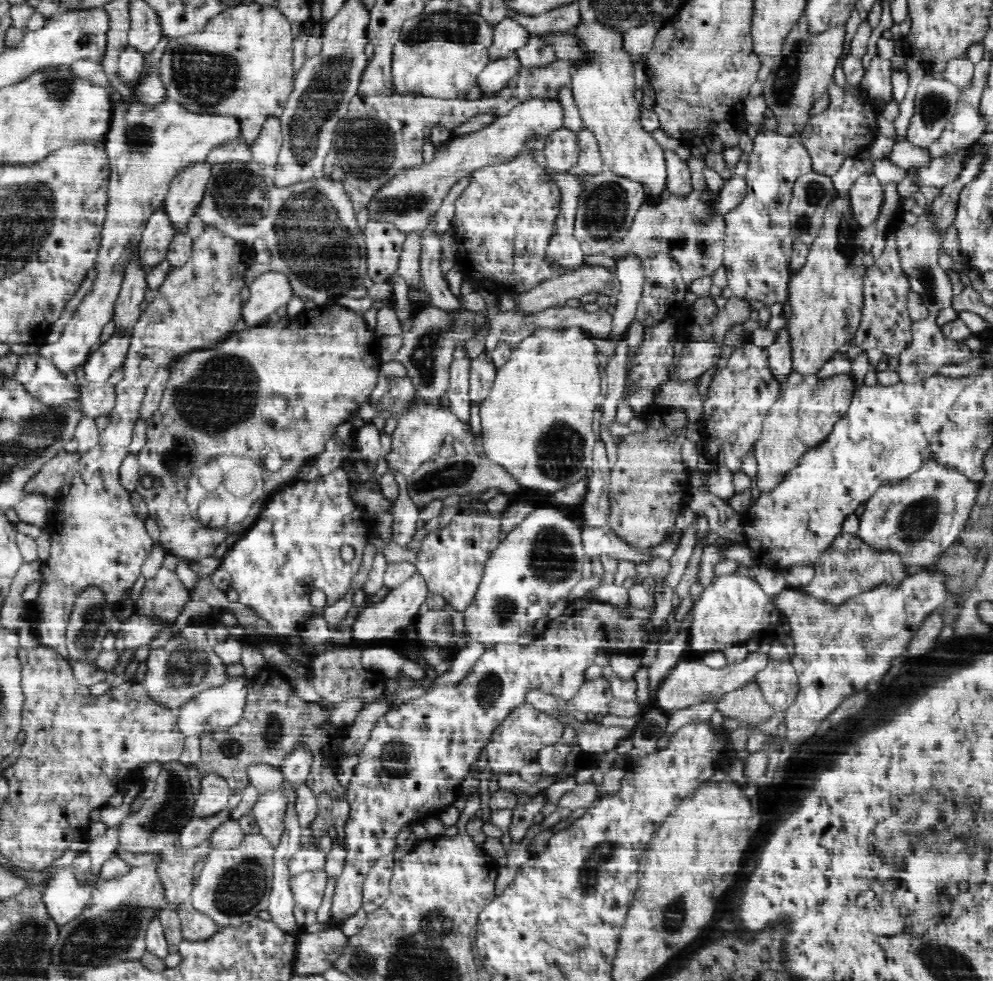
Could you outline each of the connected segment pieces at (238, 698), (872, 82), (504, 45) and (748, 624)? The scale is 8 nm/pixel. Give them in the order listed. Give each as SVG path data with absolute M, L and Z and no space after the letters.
M246 678L203 689L177 709L177 722L184 734L210 727L226 728L240 723L247 704Z
M876 49L876 54L870 58L870 66L861 84L871 98L883 97L890 101L890 59L882 58L882 52Z
M510 11L511 13L493 31L493 39L489 46L490 60L507 57L512 51L524 49L529 44L532 35L530 30L518 17L512 15L518 12Z
M738 571L722 574L705 586L701 598L693 606L690 618L688 637L695 656L708 651L721 651L726 646L745 644L754 632L763 633L770 624L780 622L774 600L764 594L754 577Z

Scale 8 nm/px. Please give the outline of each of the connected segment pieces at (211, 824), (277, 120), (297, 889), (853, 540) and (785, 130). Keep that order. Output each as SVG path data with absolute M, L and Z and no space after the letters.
M226 807L213 815L198 816L195 814L182 828L179 840L182 841L184 847L198 845L202 840L206 840L208 835L220 824L234 821L234 812L236 809Z
M270 114L266 120L257 144L252 147L255 162L268 170L276 164L278 153L283 144L282 119L277 114Z
M326 872L291 873L288 877L295 905L302 910L318 910L326 888Z
M840 532L810 564L813 568L812 580L797 588L804 597L818 600L832 609L844 607L851 600L872 593L881 587L900 586L912 575L912 563L906 561L904 553L892 547L876 547L868 543L860 533Z
M808 11L802 13L786 35L780 52L773 56L773 65L762 93L768 107L780 123L780 134L790 136L795 129L802 129L808 122L808 112L814 102L822 96L825 86L834 76L836 60L842 55L846 38L848 38L847 21L828 25L821 31L812 31Z

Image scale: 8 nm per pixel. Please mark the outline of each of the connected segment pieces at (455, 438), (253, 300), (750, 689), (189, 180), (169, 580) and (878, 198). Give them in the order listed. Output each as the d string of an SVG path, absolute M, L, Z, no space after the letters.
M418 405L412 410L408 410L398 417L396 428L391 435L392 452L387 454L389 468L395 472L410 476L422 462L428 461L430 454L440 452L446 440L450 442L460 442L468 446L470 450L474 446L482 446L484 443L484 433L474 430L470 419L460 419L460 416L450 408L450 406L440 405Z
M266 270L249 286L250 297L242 308L246 326L266 324L268 316L278 307L284 308L296 295L290 275L282 270Z
M756 674L742 686L718 697L716 701L724 717L737 719L744 724L766 721L775 713L772 703L766 700Z
M196 163L182 169L169 182L164 203L176 228L186 228L186 224L192 217L193 208L204 194L211 176L211 168L208 163Z
M162 567L154 581L146 582L136 612L142 616L160 616L174 622L181 616L181 610L189 600L190 595L179 580L178 573Z
M866 173L862 174L849 190L856 219L864 228L874 226L876 220L880 218L886 200L884 187L878 176L874 173Z

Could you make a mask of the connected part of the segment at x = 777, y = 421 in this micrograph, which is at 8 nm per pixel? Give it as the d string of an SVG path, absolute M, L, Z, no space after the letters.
M850 369L826 379L812 377L801 380L799 384L785 384L780 398L766 412L762 436L754 446L754 453L758 459L755 478L760 490L776 486L784 475L796 466L804 452L826 440L833 424L848 410L857 390L858 382Z

